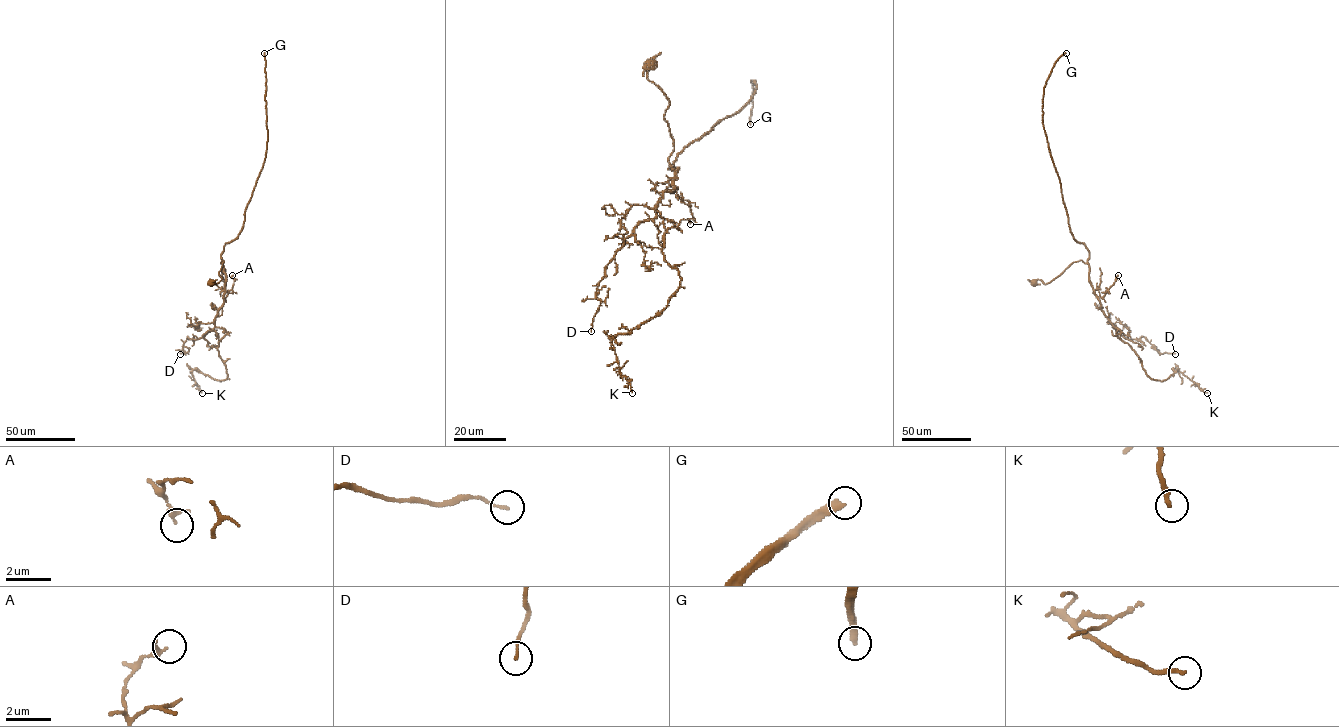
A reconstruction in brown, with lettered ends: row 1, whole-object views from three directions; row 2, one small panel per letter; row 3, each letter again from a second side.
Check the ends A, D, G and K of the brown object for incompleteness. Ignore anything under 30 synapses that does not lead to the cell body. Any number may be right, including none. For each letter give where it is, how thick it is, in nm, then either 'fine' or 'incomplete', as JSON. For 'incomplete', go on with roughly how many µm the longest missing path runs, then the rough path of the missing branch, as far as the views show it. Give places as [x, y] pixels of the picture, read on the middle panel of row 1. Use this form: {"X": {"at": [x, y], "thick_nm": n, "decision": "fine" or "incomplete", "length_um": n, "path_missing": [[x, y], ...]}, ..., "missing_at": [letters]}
{"A": {"at": [690, 224], "thick_nm": 170, "decision": "fine"}, "D": {"at": [591, 331], "thick_nm": 100, "decision": "fine"}, "G": {"at": [750, 124], "thick_nm": 320, "decision": "incomplete", "length_um": 150, "path_missing": [[750, 124], [732, 177], [718, 190], [697, 184], [662, 151], [659, 118], [633, 68], [620, 52], [607, 61]]}, "K": {"at": [632, 393], "thick_nm": 220, "decision": "fine"}, "missing_at": ["G"]}

